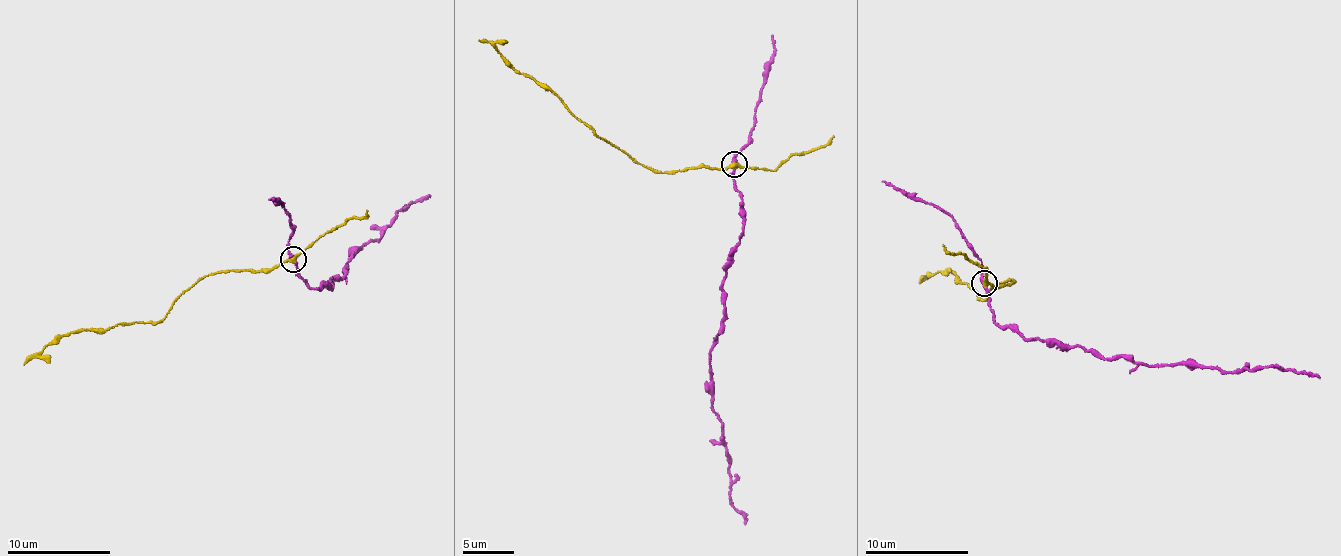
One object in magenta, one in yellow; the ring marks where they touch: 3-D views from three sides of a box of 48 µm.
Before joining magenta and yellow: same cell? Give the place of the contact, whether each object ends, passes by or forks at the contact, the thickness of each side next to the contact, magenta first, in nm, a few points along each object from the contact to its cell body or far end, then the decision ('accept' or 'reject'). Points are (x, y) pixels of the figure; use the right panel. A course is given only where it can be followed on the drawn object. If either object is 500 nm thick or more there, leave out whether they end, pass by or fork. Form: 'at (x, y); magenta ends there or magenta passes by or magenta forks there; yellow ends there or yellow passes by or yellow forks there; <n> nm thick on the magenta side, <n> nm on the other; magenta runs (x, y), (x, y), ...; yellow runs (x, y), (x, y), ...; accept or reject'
at (984, 283); magenta passes by; yellow passes by; 240 nm thick on the magenta side, 300 nm on the other; magenta runs (983, 282), (996, 323), (1017, 329), (1025, 339), (1151, 365), (1224, 371), (1265, 367), (1319, 379); yellow runs (983, 282), (997, 287), (1014, 280), (1007, 278), (982, 299), (957, 280), (952, 271), (932, 273), (926, 280); reject

